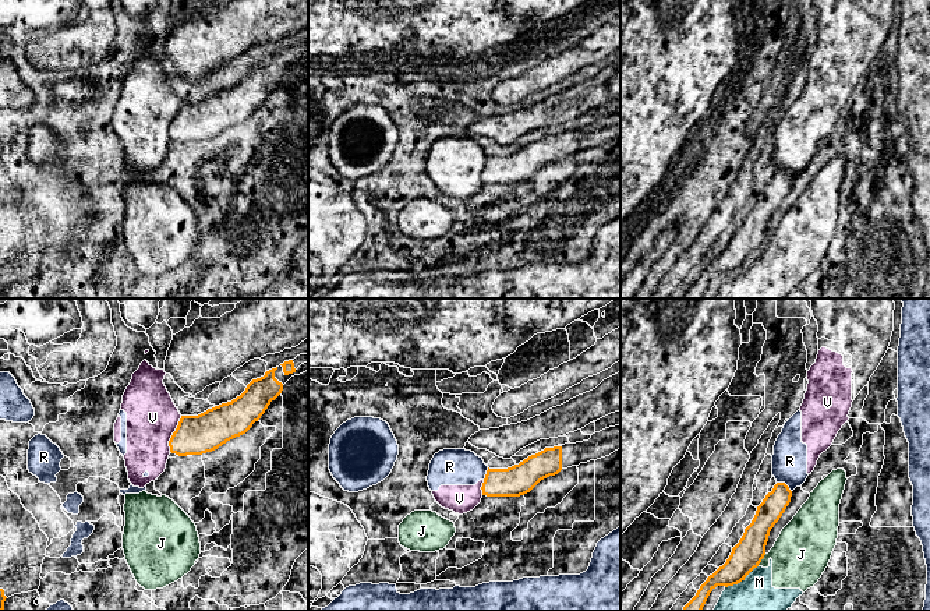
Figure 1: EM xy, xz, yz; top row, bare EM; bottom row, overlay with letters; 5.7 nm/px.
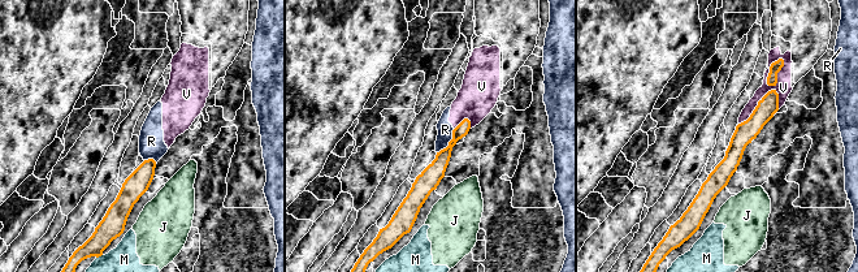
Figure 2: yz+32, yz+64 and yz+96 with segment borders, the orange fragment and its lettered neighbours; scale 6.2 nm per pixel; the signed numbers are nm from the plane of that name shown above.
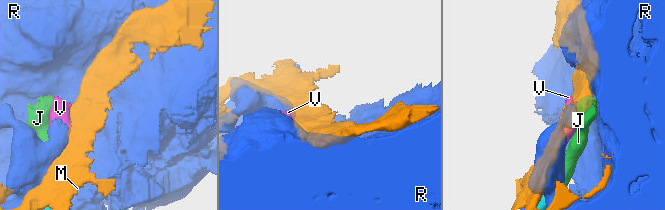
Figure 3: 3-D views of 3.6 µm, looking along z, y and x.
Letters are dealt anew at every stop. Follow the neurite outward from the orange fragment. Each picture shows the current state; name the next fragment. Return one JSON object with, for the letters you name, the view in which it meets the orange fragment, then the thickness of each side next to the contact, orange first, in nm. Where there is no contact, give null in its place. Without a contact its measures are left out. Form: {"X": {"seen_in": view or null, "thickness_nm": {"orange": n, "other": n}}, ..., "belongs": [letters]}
{"belongs": []}

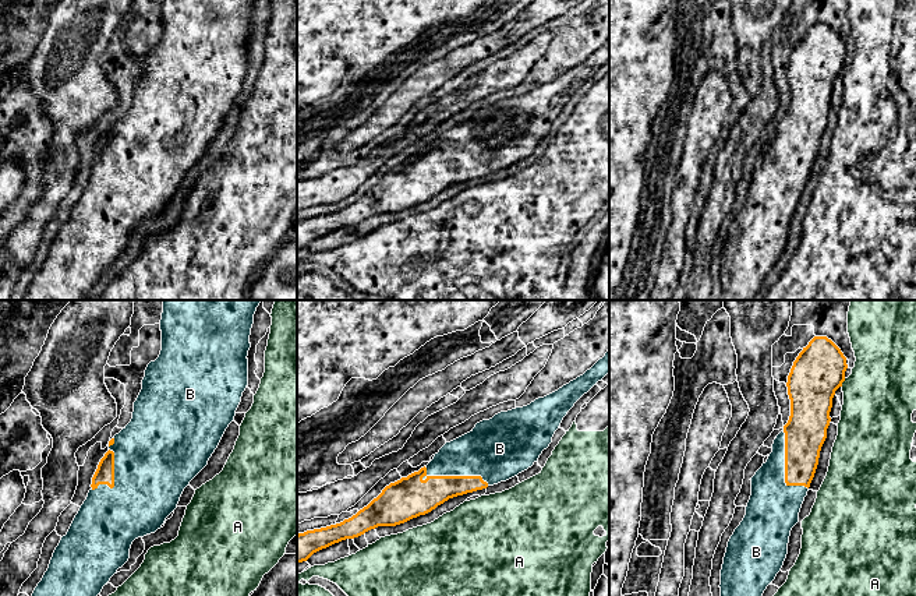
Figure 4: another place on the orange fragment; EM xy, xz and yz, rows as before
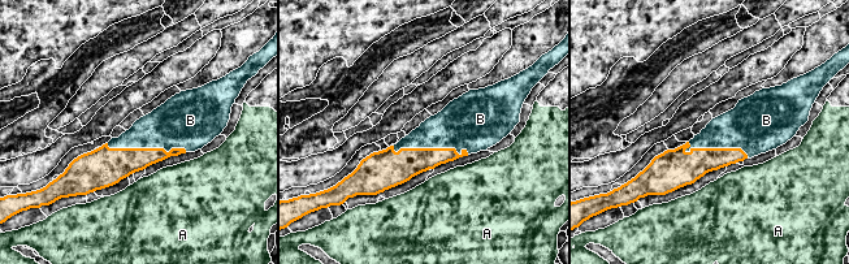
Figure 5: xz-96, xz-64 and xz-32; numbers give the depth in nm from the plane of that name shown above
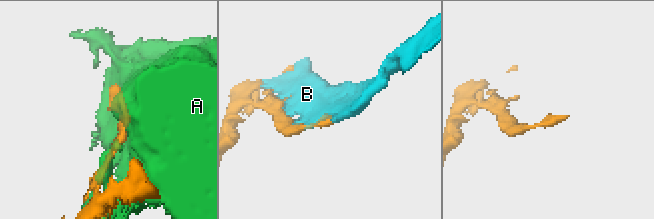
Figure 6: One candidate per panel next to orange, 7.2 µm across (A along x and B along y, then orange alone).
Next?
{"B": {"seen_in": "xz", "thickness_nm": {"orange": 220, "other": 300}}, "belongs": ["B"]}

